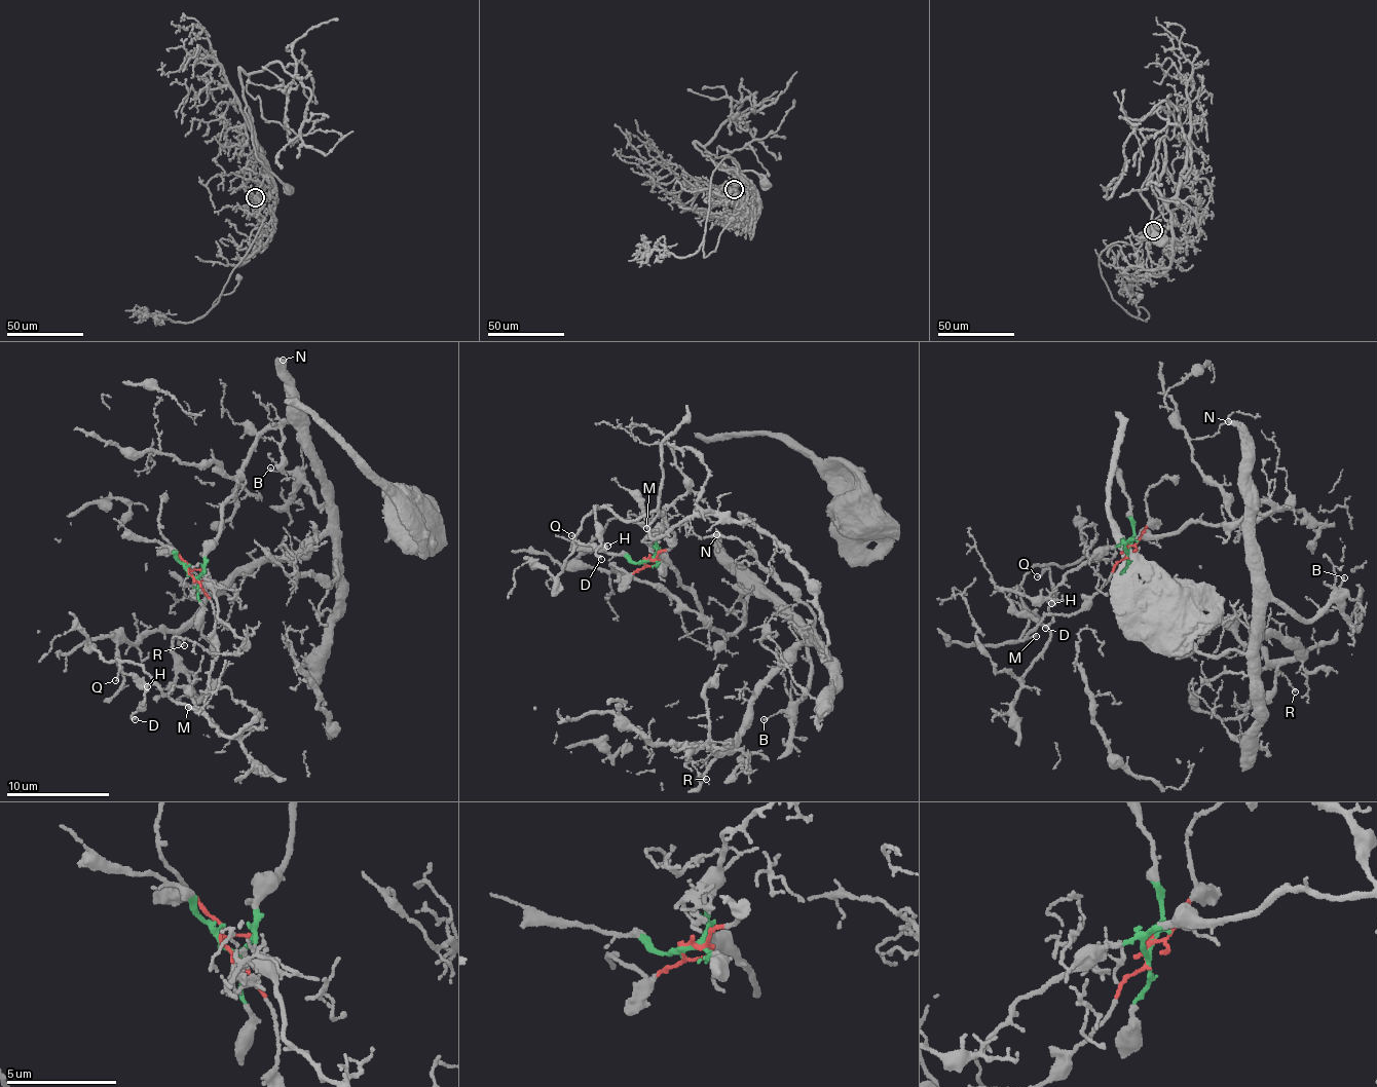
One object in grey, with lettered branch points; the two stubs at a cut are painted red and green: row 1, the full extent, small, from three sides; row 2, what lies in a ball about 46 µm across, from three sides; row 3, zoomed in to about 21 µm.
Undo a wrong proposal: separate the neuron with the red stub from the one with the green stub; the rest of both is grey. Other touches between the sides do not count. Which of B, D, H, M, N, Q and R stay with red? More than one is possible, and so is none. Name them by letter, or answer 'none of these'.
D, H, M, Q

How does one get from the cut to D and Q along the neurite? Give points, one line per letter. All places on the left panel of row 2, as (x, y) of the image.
D: (193, 574), (212, 605), (219, 649), (213, 660), (201, 712), (149, 684), (146, 702), (132, 715), (136, 720)
Q: (193, 574), (212, 605), (219, 649), (213, 660), (201, 712), (174, 700), (139, 664), (119, 663), (116, 679)

